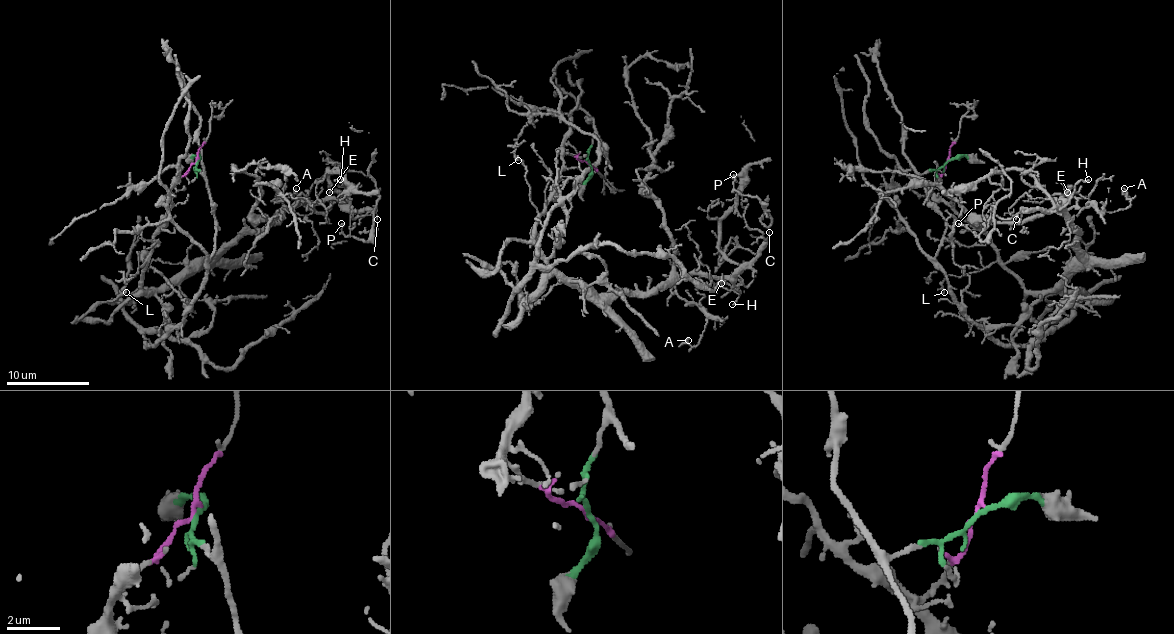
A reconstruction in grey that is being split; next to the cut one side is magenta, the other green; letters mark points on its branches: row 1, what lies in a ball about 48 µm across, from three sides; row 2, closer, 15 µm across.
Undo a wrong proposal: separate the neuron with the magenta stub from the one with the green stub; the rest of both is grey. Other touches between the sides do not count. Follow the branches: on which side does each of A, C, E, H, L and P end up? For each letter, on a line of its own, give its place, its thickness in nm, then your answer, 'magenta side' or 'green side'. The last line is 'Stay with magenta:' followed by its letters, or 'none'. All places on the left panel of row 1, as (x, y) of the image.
A: place (296, 188); calibre 100 nm; magenta side
C: place (377, 219); calibre 60 nm; magenta side
E: place (329, 192); calibre 130 nm; magenta side
H: place (340, 179); calibre 110 nm; magenta side
L: place (126, 292); calibre 140 nm; magenta side
P: place (341, 223); calibre 90 nm; magenta side
Stay with magenta: A, C, E, H, L, P

